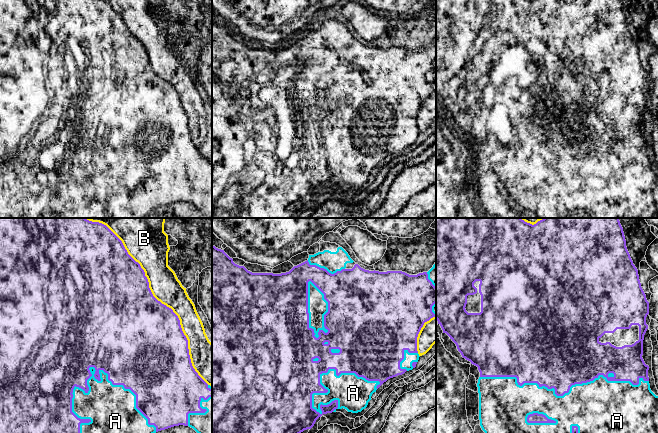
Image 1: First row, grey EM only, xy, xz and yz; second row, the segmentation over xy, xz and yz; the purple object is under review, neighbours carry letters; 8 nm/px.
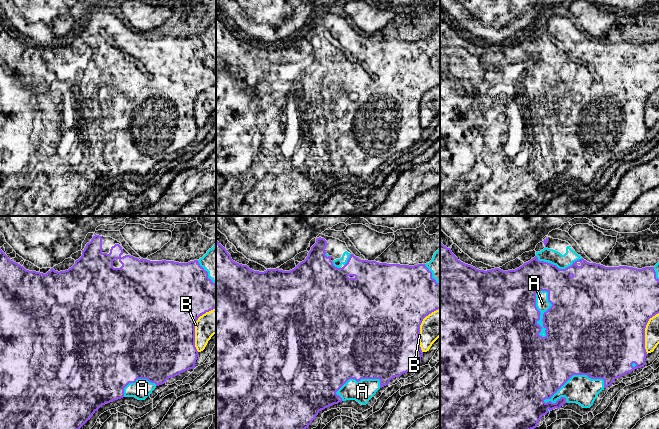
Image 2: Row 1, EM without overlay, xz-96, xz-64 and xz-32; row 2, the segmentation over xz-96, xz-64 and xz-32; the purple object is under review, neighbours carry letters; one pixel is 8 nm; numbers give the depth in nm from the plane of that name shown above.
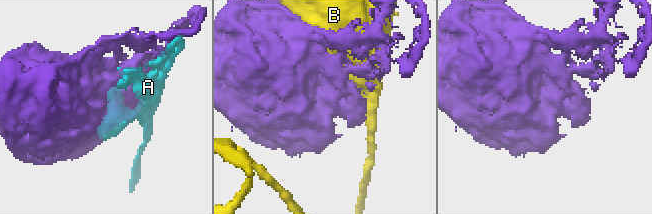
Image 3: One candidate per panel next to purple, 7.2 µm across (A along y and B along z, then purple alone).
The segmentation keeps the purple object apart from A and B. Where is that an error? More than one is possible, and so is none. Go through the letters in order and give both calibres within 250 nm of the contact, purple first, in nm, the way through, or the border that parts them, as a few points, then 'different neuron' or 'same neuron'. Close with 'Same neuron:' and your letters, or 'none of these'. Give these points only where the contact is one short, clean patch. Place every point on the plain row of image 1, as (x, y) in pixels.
A: 440 nm thick on the purple side, 380 nm on the other; same neuron
B: 500 nm thick on the purple side, 240 nm on the other; different neuron
Same neuron: A

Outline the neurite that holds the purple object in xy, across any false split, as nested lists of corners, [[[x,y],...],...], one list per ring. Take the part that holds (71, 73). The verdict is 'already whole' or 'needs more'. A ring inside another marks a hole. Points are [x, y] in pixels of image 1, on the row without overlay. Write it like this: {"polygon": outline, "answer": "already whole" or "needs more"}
{"polygon": [[[0,0],[0,218],[145,218],[145,217],[146,217],[146,216],[147,216],[147,215],[148,215],[148,214],[149,214],[149,213],[150,213],[150,212],[151,212],[151,211],[152,211],[152,210],[154,210],[154,209],[156,209],[156,208],[158,208],[158,207],[161,207],[161,206],[165,206],[165,205],[168,205],[168,204],[171,204],[171,203],[174,203],[174,202],[179,202],[179,201],[184,201],[184,202],[189,202],[189,203],[191,203],[191,204],[193,204],[193,205],[194,205],[194,206],[195,206],[195,207],[196,207],[196,208],[197,208],[197,209],[198,209],[198,210],[200,210],[200,211],[201,211],[201,212],[203,212],[203,213],[204,213],[204,214],[205,214],[205,215],[206,215],[206,216],[207,216],[207,217],[208,217],[208,218],[212,218],[212,163],[211,163],[211,162],[210,162],[210,161],[208,161],[208,160],[207,160],[207,159],[206,159],[206,158],[205,158],[205,157],[204,157],[204,156],[203,156],[203,155],[202,155],[202,154],[201,154],[201,153],[200,153],[200,152],[199,152],[199,151],[198,151],[198,149],[197,149],[197,148],[196,148],[196,147],[195,147],[195,145],[194,145],[194,144],[193,144],[193,142],[192,142],[192,139],[191,139],[191,135],[190,135],[190,131],[189,131],[189,125],[188,125],[188,116],[187,116],[187,114],[186,114],[186,112],[185,112],[185,111],[184,111],[184,109],[183,109],[183,107],[182,107],[182,104],[181,104],[181,101],[180,101],[180,96],[179,96],[179,94],[178,94],[178,92],[177,92],[177,91],[176,91],[176,90],[175,90],[175,89],[174,89],[174,88],[173,88],[173,86],[172,86],[172,85],[171,85],[171,84],[169,84],[169,83],[167,83],[167,82],[166,82],[166,81],[164,81],[164,80],[162,80],[162,79],[161,79],[161,78],[160,78],[160,77],[158,77],[158,76],[157,76],[157,75],[156,75],[156,74],[155,74],[155,73],[154,73],[154,72],[153,72],[153,70],[152,70],[152,68],[151,68],[151,66],[150,66],[150,64],[149,64],[149,58],[148,58],[148,55],[147,55],[147,53],[146,53],[146,52],[145,52],[145,48],[144,48],[144,46],[143,46],[143,45],[142,45],[142,44],[141,44],[141,42],[140,42],[140,40],[139,40],[139,39],[138,39],[138,38],[136,38],[136,37],[135,37],[135,36],[134,36],[134,35],[133,35],[133,34],[132,34],[132,33],[131,33],[131,32],[130,32],[130,31],[129,31],[129,30],[128,30],[128,28],[127,28],[127,26],[126,26],[126,25],[125,25],[125,23],[124,23],[124,21],[123,21],[123,19],[122,19],[122,17],[121,17],[121,16],[120,16],[120,15],[119,15],[119,14],[118,14],[118,13],[117,13],[117,12],[116,12],[116,11],[115,11],[115,10],[114,10],[114,9],[113,9],[113,8],[112,8],[112,7],[111,7],[111,6],[110,6],[110,5],[109,5],[109,4],[108,4],[108,3],[107,3],[107,2],[106,2],[106,1],[104,1],[104,0]]], "answer": "needs more"}

